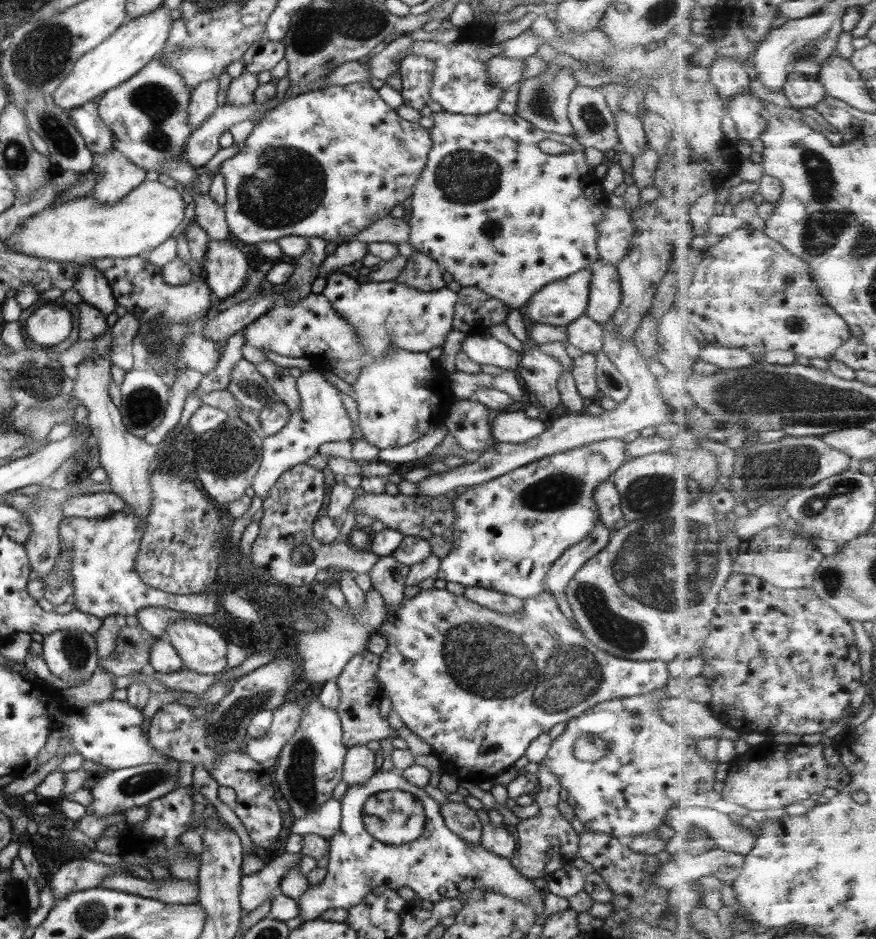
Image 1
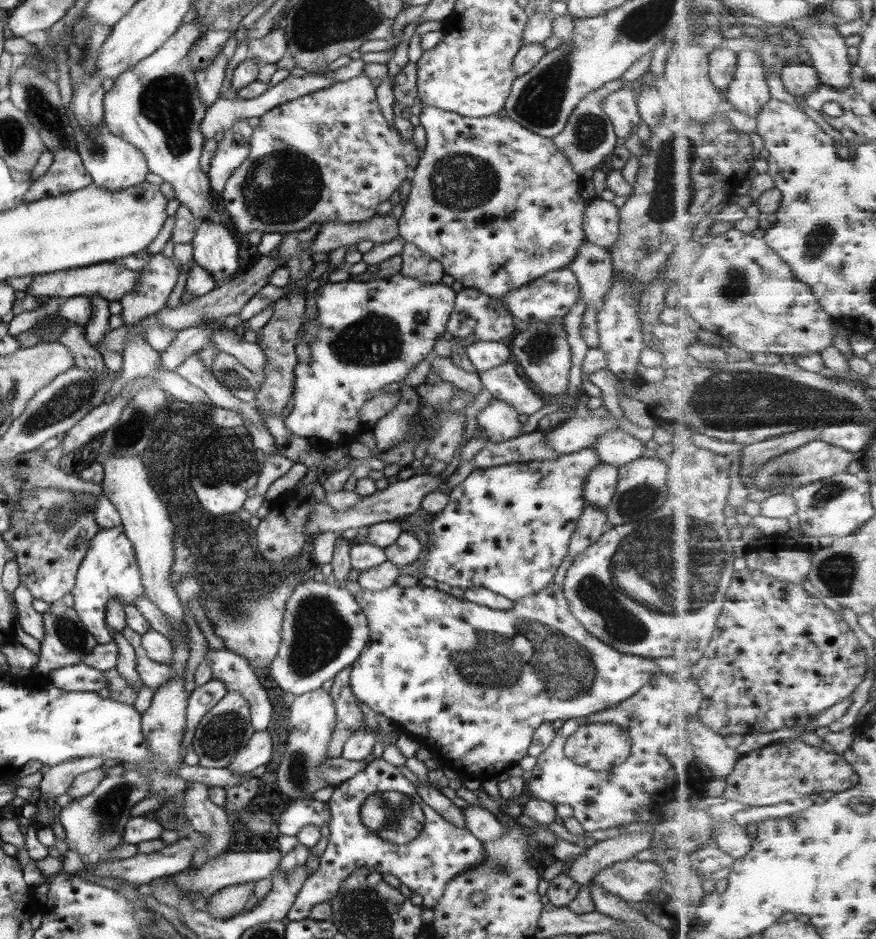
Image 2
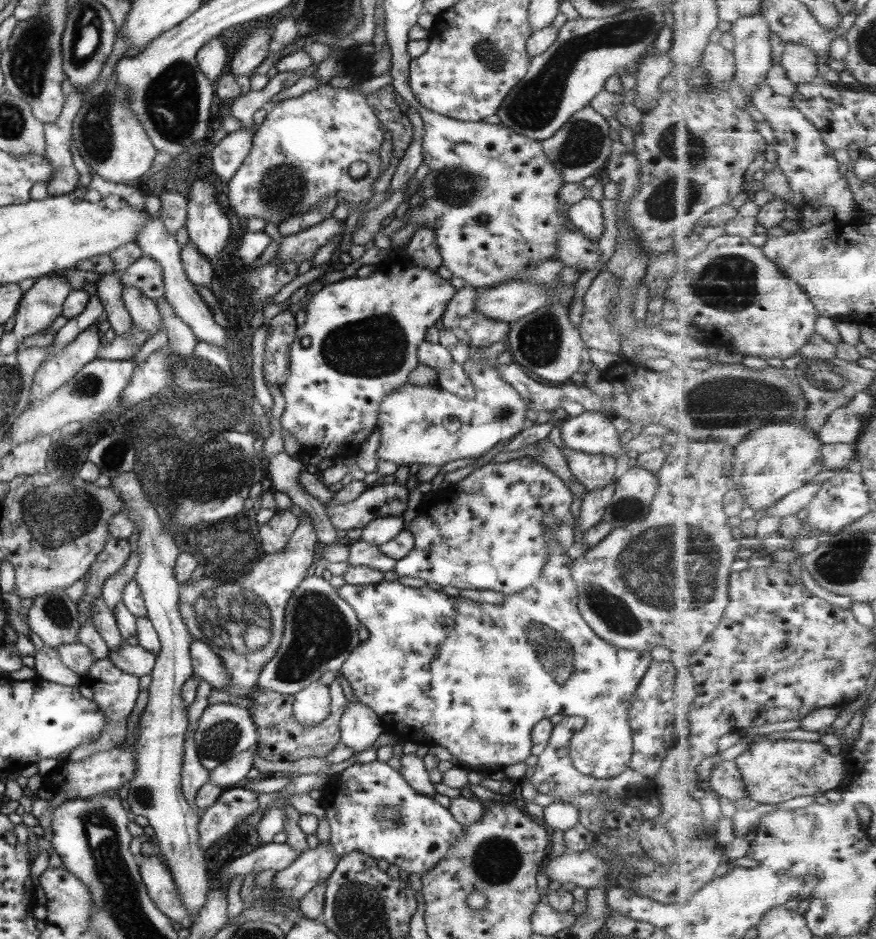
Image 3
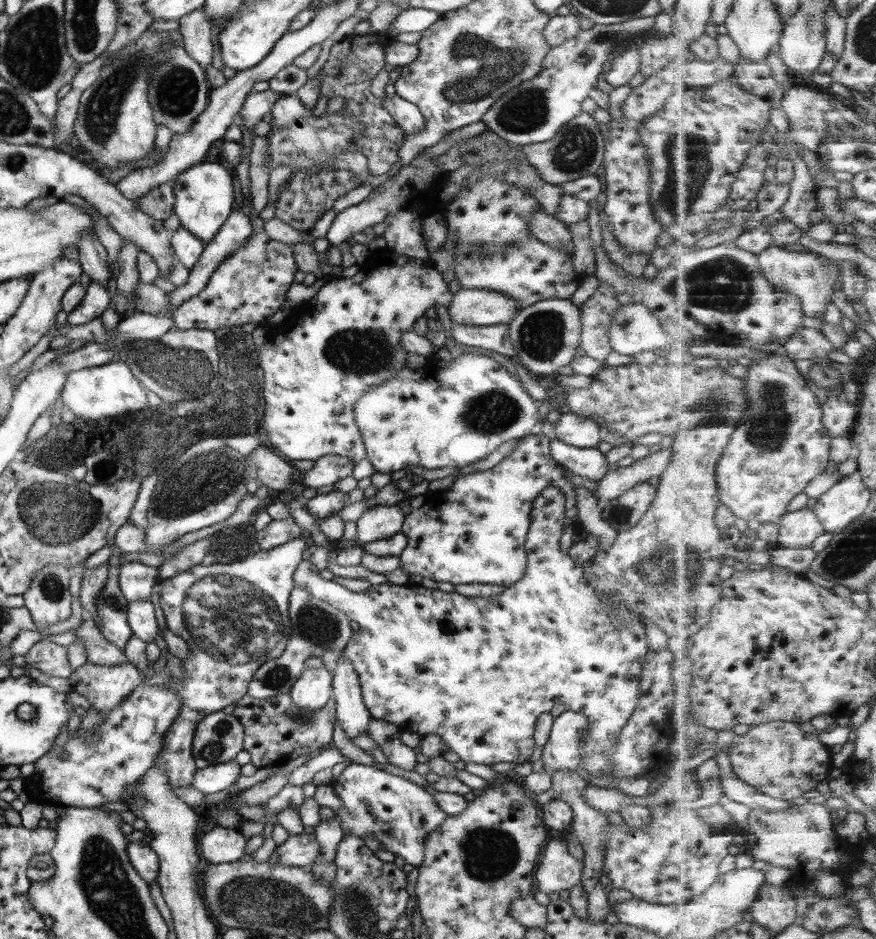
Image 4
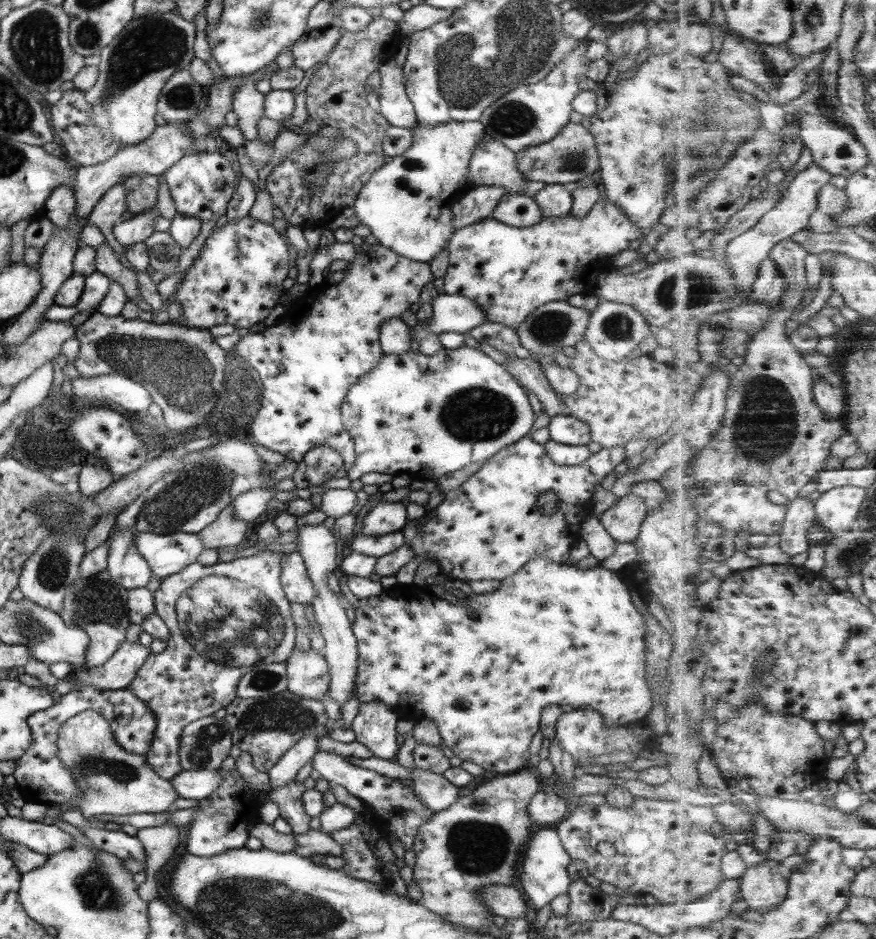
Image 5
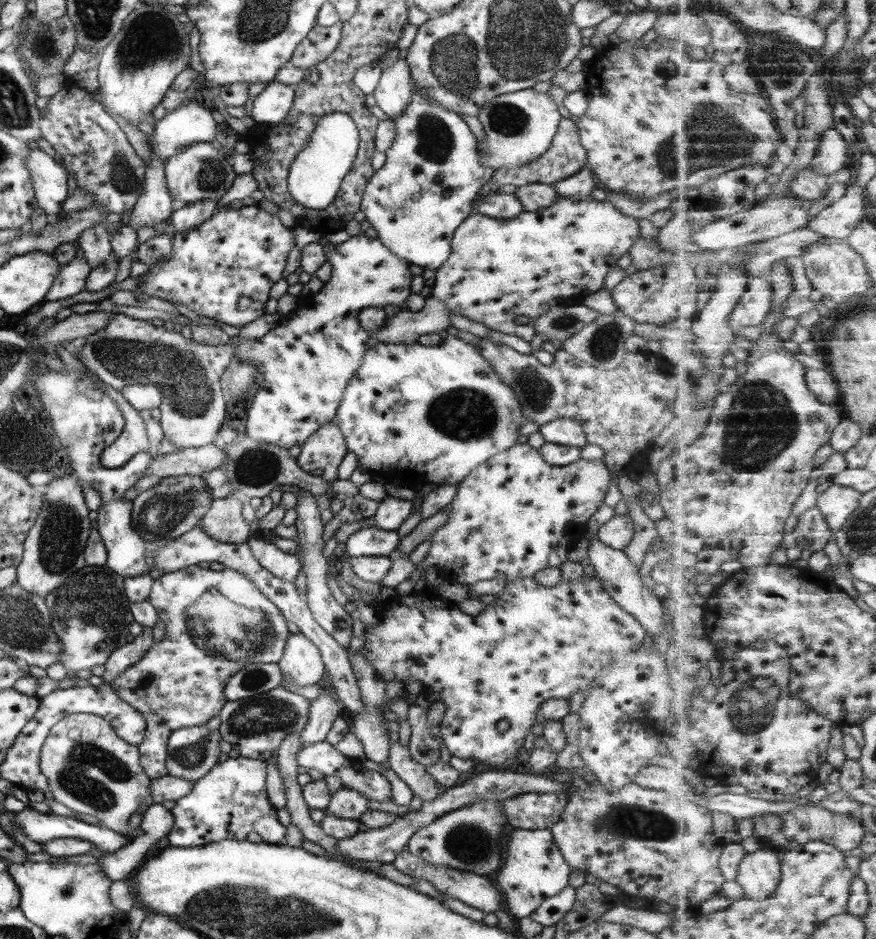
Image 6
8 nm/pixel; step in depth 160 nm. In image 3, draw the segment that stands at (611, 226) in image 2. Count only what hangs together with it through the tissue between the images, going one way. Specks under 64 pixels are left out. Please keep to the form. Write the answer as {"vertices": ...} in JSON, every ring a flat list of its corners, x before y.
{"vertices":[[589,196,579,200,579,202,568,206,565,210,566,218,573,226,576,226,579,234,589,236,601,236,603,232,603,217,599,202]]}

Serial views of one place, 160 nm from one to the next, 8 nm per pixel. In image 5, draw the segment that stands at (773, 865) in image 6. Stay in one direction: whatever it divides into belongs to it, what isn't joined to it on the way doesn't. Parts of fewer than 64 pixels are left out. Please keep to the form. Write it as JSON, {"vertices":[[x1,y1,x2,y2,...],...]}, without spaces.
{"vertices":[[765,861,747,867,741,880,742,897,754,911,773,910,787,900,788,879]]}

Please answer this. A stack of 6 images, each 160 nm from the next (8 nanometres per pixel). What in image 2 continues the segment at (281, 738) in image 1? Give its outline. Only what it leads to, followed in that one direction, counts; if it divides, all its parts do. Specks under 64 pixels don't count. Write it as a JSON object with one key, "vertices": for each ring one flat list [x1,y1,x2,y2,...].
{"vertices":[[259,730,253,732,251,739,239,749,235,758,226,766,229,773,246,774,257,766,267,764,270,754,273,752,274,742,271,738,271,730]]}

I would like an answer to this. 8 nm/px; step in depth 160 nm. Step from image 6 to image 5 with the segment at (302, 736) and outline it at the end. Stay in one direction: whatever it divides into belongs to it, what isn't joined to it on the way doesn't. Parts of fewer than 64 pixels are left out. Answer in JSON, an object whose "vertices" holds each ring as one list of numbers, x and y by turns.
{"vertices":[[323,727,313,736,301,738,295,746,287,749,281,758,266,773,269,776,271,790,283,786,295,777,299,770,318,751,315,739,325,737,329,727]]}

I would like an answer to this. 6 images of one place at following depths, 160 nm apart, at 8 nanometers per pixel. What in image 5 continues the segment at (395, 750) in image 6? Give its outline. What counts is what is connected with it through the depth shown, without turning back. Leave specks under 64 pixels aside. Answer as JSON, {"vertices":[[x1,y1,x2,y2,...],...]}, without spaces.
{"vertices":[[415,765,408,768,412,793,420,803,433,813,447,808,457,797,458,787,452,785,441,774,428,773]]}

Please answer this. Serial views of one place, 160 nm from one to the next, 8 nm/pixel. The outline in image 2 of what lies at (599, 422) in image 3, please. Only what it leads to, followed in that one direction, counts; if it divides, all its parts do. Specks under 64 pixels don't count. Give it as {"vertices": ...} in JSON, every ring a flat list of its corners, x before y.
{"vertices":[[618,428,601,433,594,440,589,447,601,463,611,466,623,466,647,454,643,443]]}

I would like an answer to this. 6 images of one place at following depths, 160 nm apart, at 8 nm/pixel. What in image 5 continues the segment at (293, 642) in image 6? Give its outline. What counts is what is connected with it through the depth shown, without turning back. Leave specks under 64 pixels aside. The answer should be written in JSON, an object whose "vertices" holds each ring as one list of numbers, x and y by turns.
{"vertices":[[313,649,292,651,285,662,286,690,301,698,319,699,330,682,325,660]]}

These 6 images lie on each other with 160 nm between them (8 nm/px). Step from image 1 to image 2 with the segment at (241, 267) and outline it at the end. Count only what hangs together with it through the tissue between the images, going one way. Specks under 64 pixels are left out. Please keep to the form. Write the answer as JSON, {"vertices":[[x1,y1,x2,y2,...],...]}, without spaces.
{"vertices":[[215,218,200,220,189,243,193,250,193,261,214,278,215,284,223,283,233,277,232,274,238,268,237,243,223,224]]}

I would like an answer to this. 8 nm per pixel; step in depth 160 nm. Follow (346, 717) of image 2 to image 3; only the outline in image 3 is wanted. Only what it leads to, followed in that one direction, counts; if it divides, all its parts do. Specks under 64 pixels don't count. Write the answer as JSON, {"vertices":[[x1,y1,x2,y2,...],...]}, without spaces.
{"vertices":[[333,680,328,685,330,690,330,709,328,715,315,724,315,726,312,726,311,729,304,729,293,718,292,695,279,694,271,690,259,690,257,688,251,691,247,695,249,700,251,700,251,704,246,709,257,732,257,742,255,745,257,748,254,750,257,756,263,758,263,760,269,760,269,762,275,762,276,760,295,762,295,760,303,757,325,757,340,742,338,722,347,702,341,691,341,686,337,682,337,680]]}

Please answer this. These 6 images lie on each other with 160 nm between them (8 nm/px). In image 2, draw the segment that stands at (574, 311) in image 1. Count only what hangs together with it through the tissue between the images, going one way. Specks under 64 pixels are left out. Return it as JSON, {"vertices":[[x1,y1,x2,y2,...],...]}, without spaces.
{"vertices":[[565,267,546,272,531,283,526,282,518,289,510,290,507,294,500,296,498,300,513,318,523,322,547,322,549,319,561,321,561,318,577,300,579,293,580,287,575,275]]}

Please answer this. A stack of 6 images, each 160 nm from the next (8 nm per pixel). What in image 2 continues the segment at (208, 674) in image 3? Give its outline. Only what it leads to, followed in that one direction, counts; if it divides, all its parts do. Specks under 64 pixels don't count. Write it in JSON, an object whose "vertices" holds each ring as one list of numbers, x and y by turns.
{"vertices":[[207,649,205,661,209,663,211,679,221,681,226,692,236,692,247,701,253,730,269,729,271,702,245,660,227,649]]}

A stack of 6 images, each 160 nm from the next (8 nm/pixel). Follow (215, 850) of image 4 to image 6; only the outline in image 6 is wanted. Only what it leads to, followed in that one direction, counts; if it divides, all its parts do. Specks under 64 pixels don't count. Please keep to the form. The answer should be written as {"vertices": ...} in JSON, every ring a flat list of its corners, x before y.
{"vertices":[[239,756,215,763,203,778,192,782,190,791,178,798,173,808,169,810,172,814,172,825,165,835,167,844,179,846,179,848,196,847,199,844,209,844,225,839,246,840,249,833,257,834,261,843,280,844,284,839,286,828,278,821,277,810,268,801,269,785,266,782,266,765,267,761]]}

